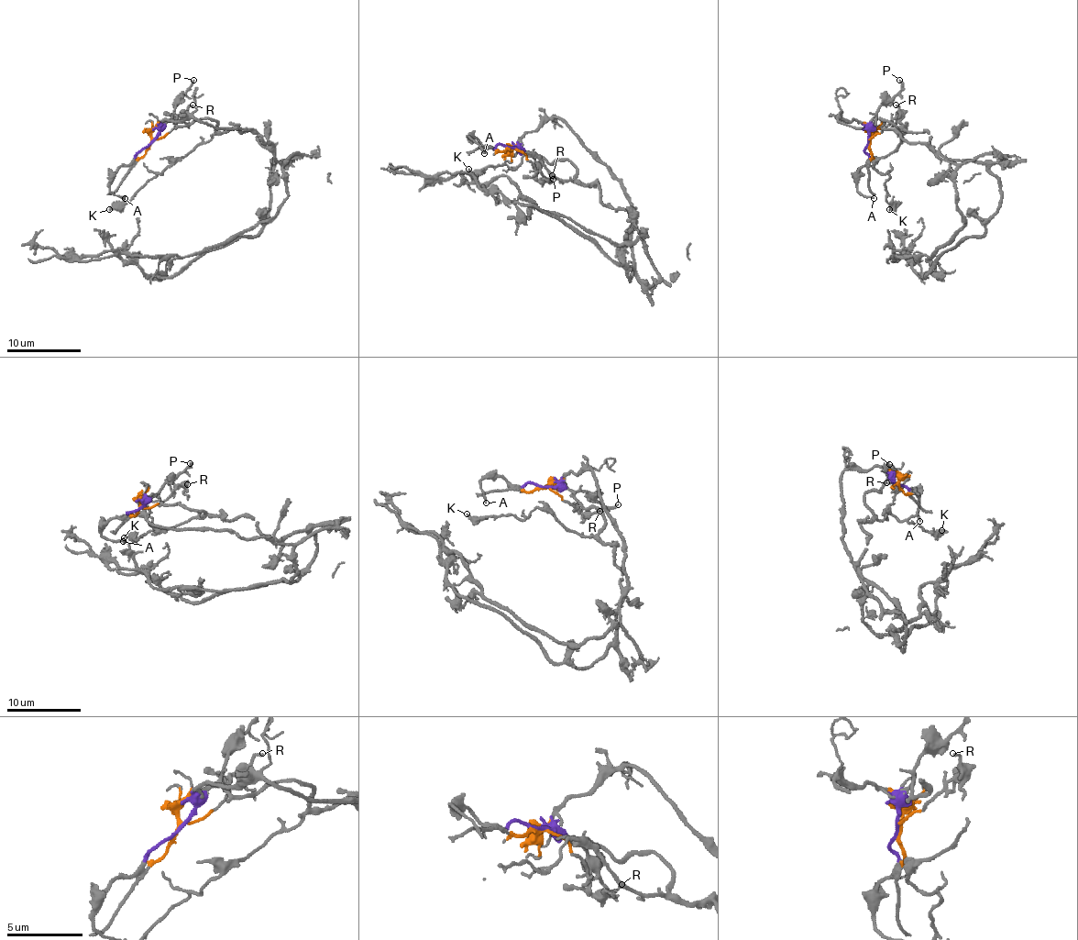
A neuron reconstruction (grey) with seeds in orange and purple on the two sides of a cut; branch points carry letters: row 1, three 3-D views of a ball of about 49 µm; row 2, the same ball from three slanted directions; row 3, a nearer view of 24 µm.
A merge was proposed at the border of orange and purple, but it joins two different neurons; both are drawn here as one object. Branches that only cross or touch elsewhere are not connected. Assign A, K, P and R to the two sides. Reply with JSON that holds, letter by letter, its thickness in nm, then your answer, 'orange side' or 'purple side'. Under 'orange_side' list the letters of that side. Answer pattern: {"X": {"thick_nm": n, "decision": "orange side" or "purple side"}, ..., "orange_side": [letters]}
{"A": {"thick_nm": 170, "decision": "purple side"}, "K": {"thick_nm": 260, "decision": "purple side"}, "P": {"thick_nm": 170, "decision": "purple side"}, "R": {"thick_nm": 160, "decision": "orange side"}, "orange_side": ["R"]}

